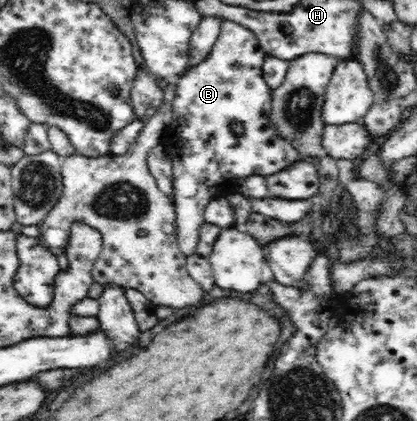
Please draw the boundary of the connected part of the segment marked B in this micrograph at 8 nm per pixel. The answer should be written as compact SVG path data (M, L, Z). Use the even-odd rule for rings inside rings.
M224 20L221 23L220 35L213 45L212 51L199 65L178 79L175 85L172 101L172 122L164 130L162 143L164 150L173 164L173 195L174 210L176 211L177 243L186 255L196 253L201 226L205 223L204 209L210 198L215 195L215 185L219 185L227 177L249 177L249 175L271 175L283 171L295 161L305 161L308 155L299 151L288 139L279 133L279 126L271 121L272 89L263 78L263 65L266 54L253 31ZM239 122L243 125L243 135L235 135L231 124Z

